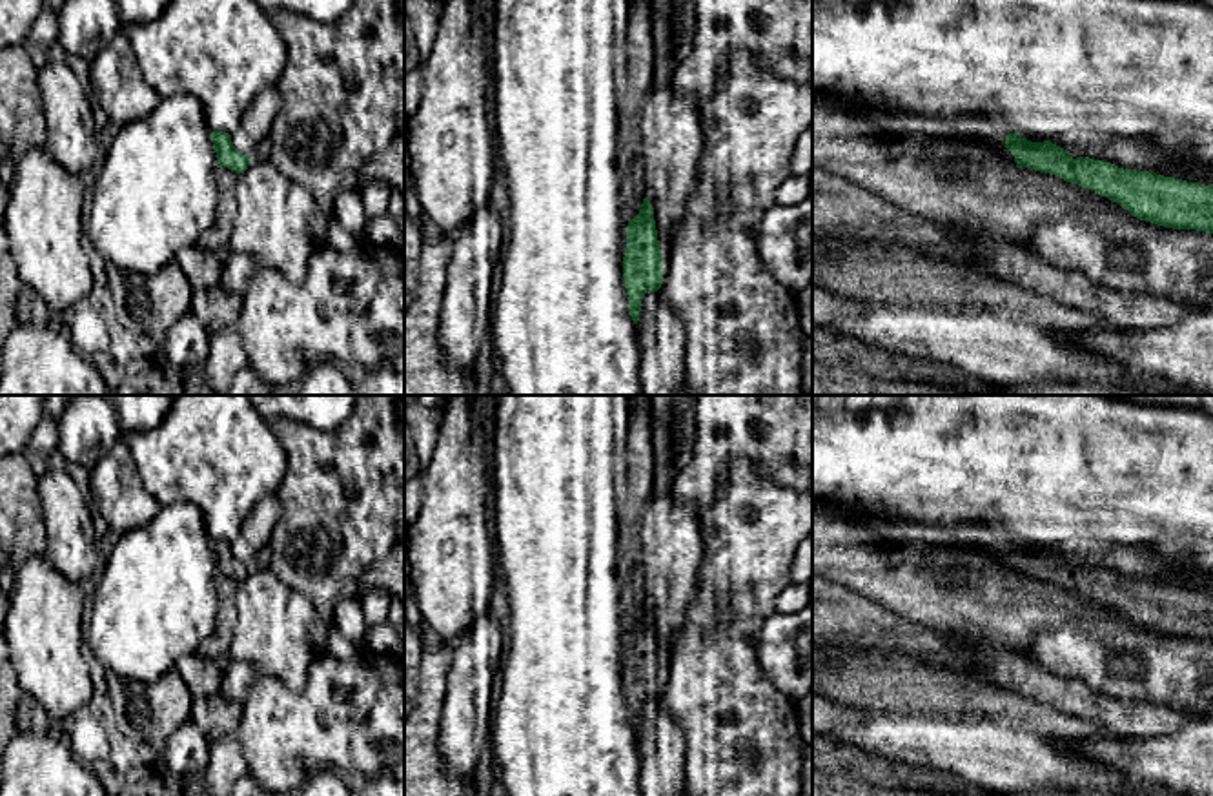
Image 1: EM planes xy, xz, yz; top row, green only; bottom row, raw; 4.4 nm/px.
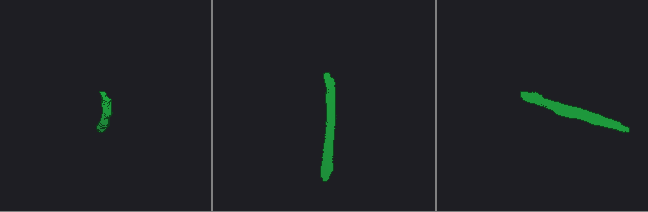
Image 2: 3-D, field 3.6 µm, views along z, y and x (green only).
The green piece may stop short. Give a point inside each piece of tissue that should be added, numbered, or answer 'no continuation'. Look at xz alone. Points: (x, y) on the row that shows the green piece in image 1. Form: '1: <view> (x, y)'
no continuation

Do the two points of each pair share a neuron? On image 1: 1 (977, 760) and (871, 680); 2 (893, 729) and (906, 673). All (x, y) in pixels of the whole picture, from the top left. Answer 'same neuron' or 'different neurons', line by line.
1: different neurons
2: different neurons

